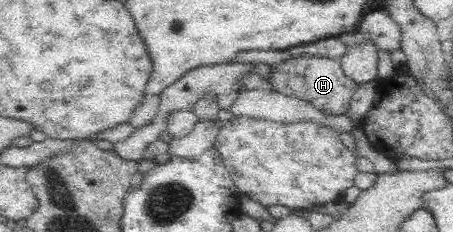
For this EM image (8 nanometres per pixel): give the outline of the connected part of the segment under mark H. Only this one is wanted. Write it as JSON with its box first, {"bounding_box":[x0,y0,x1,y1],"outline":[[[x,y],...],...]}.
{"bounding_box":[266,51,360,116],"outline":[[[302,51],[300,55],[292,55],[280,63],[266,65],[266,68],[269,69],[266,79],[274,90],[284,95],[299,97],[326,116],[342,115],[360,87],[360,84],[346,75],[340,58],[329,55],[307,55]]]}

